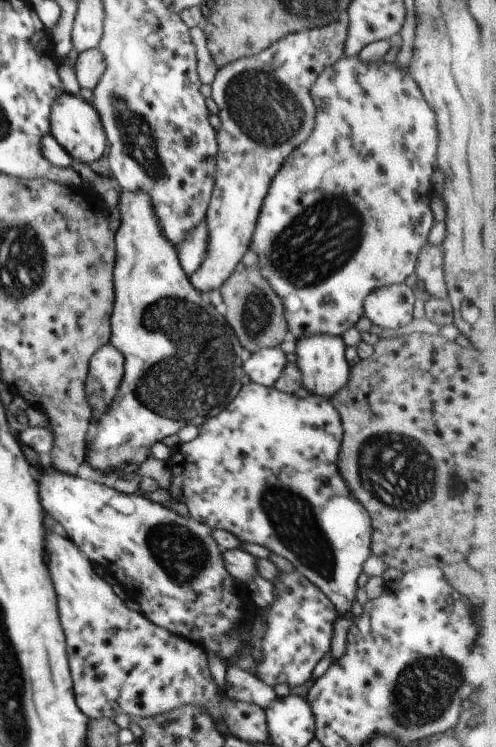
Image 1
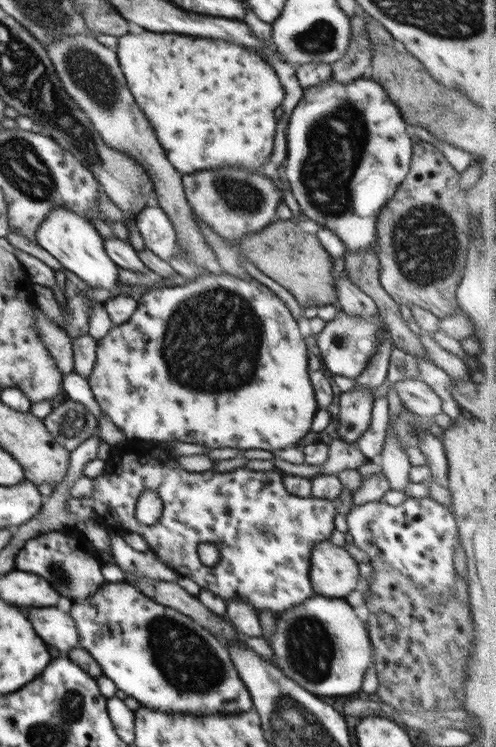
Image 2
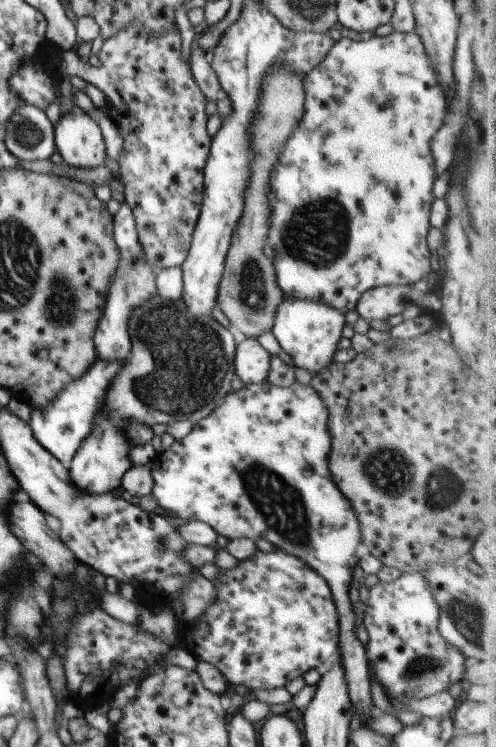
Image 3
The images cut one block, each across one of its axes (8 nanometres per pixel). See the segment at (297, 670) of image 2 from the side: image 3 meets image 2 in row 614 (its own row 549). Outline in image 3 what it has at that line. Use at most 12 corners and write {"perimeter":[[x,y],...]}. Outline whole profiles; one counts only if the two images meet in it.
{"perimeter":[[244,385],[151,461],[158,505],[329,584],[349,699],[361,526],[310,385]]}

